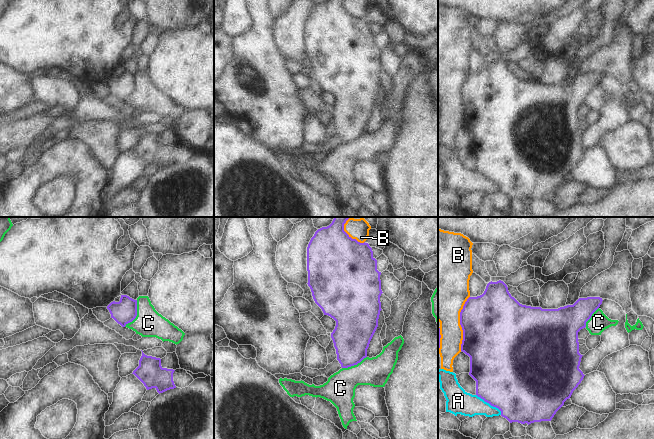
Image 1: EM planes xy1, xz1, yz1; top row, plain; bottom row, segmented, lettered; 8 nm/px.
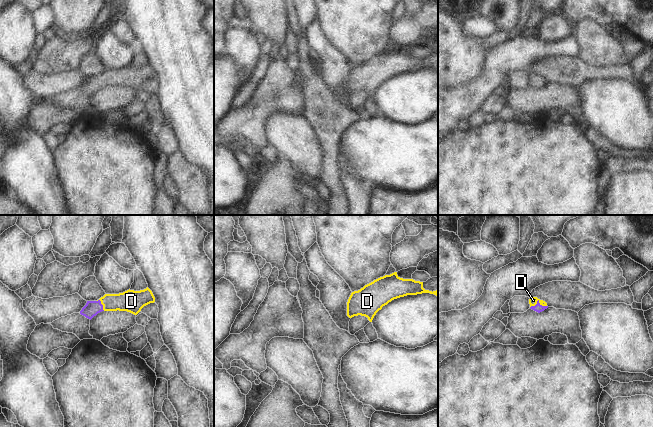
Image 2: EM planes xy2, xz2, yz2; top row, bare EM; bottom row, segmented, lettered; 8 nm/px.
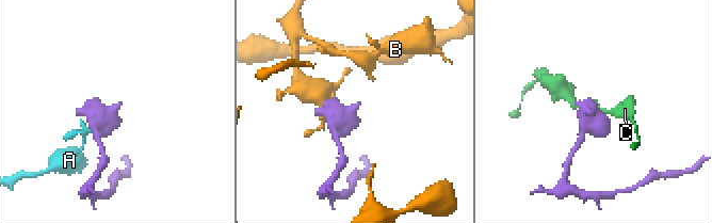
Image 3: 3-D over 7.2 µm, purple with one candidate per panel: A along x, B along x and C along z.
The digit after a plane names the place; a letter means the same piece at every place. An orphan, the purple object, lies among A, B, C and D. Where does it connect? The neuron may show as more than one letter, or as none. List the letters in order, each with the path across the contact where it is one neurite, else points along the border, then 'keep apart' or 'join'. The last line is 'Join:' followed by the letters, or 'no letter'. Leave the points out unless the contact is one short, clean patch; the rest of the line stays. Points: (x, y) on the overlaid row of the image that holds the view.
A: along yz1 (476, 394), (495, 406), (501, 414) | keep apart
B: keep apart
C: along xy1 (137, 300), (137, 315), (124, 326) | keep apart
D: across yz2 (538, 308), (538, 302), (533, 300) | join
Join: D

